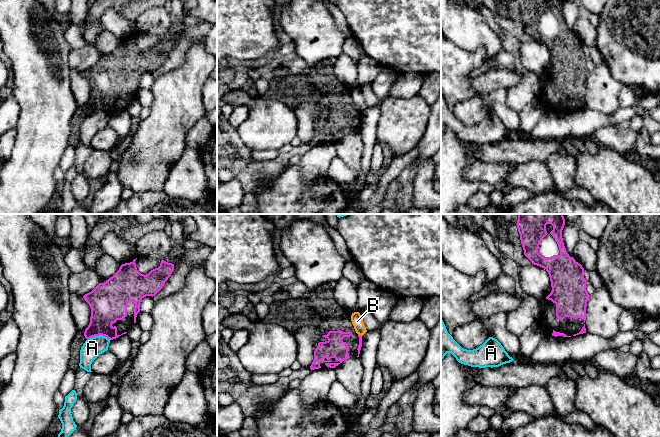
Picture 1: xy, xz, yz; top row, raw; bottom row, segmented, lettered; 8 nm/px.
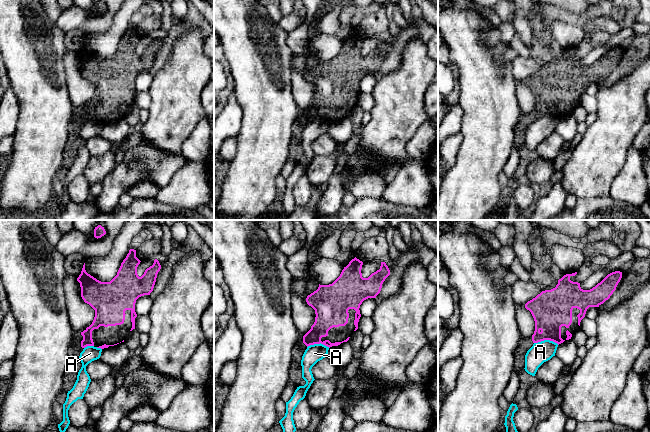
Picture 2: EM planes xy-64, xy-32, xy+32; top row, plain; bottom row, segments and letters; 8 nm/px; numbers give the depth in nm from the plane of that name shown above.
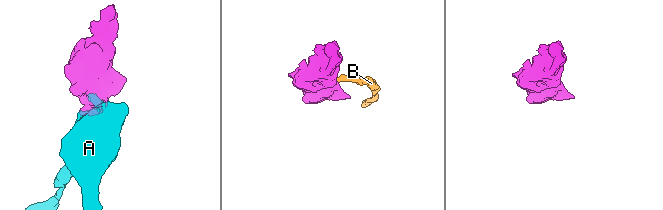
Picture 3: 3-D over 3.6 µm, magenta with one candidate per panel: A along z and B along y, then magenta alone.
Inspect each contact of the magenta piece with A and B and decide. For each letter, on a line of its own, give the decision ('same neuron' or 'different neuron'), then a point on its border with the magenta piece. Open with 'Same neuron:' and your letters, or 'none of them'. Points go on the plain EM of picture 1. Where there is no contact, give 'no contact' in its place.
Same neuron: none of them
A: different neuron | xy (99, 110)
B: different neuron | xz (360, 111)

